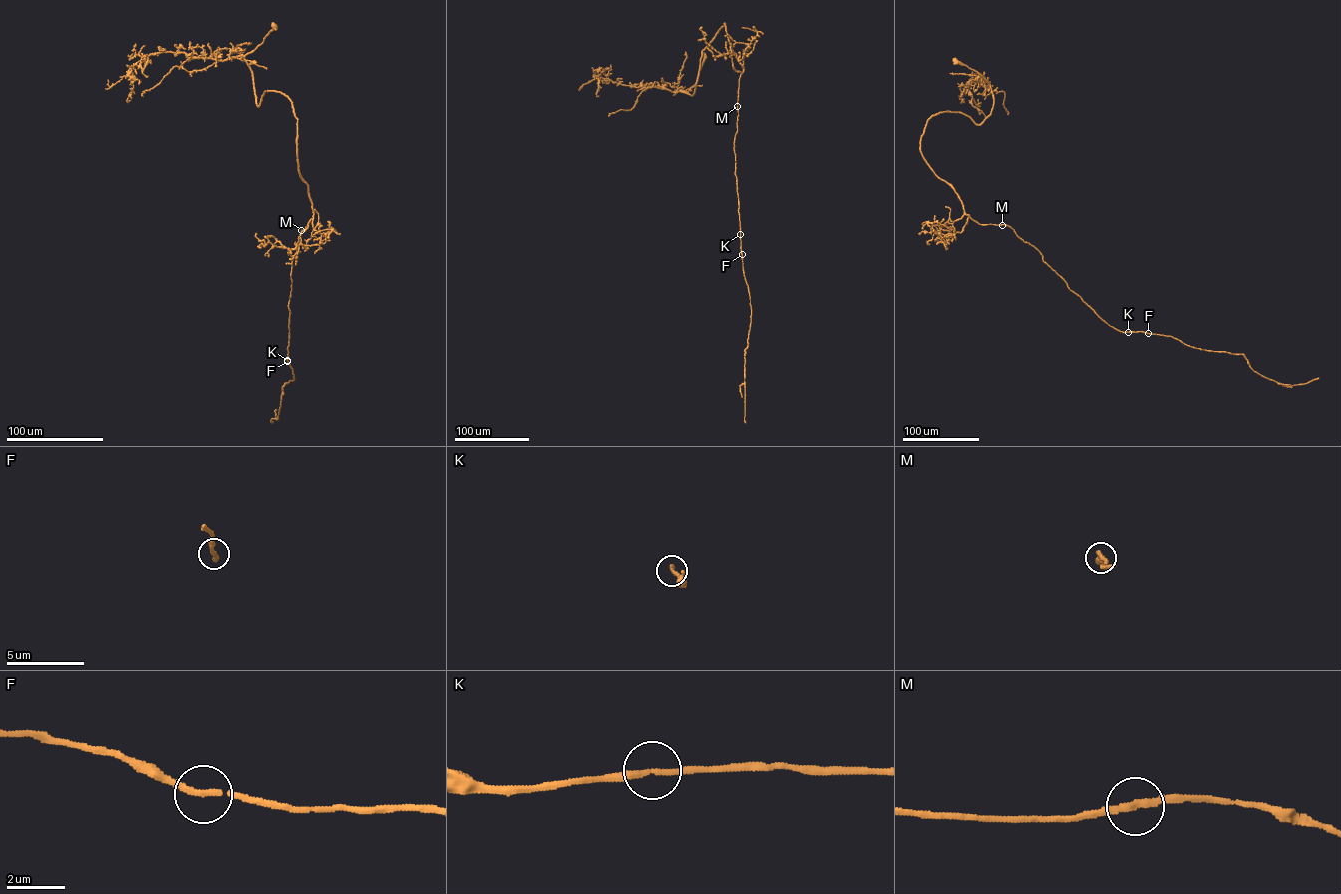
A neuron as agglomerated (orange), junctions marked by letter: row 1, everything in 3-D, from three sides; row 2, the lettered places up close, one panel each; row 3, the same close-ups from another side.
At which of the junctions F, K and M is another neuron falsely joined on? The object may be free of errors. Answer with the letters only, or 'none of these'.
none of these

